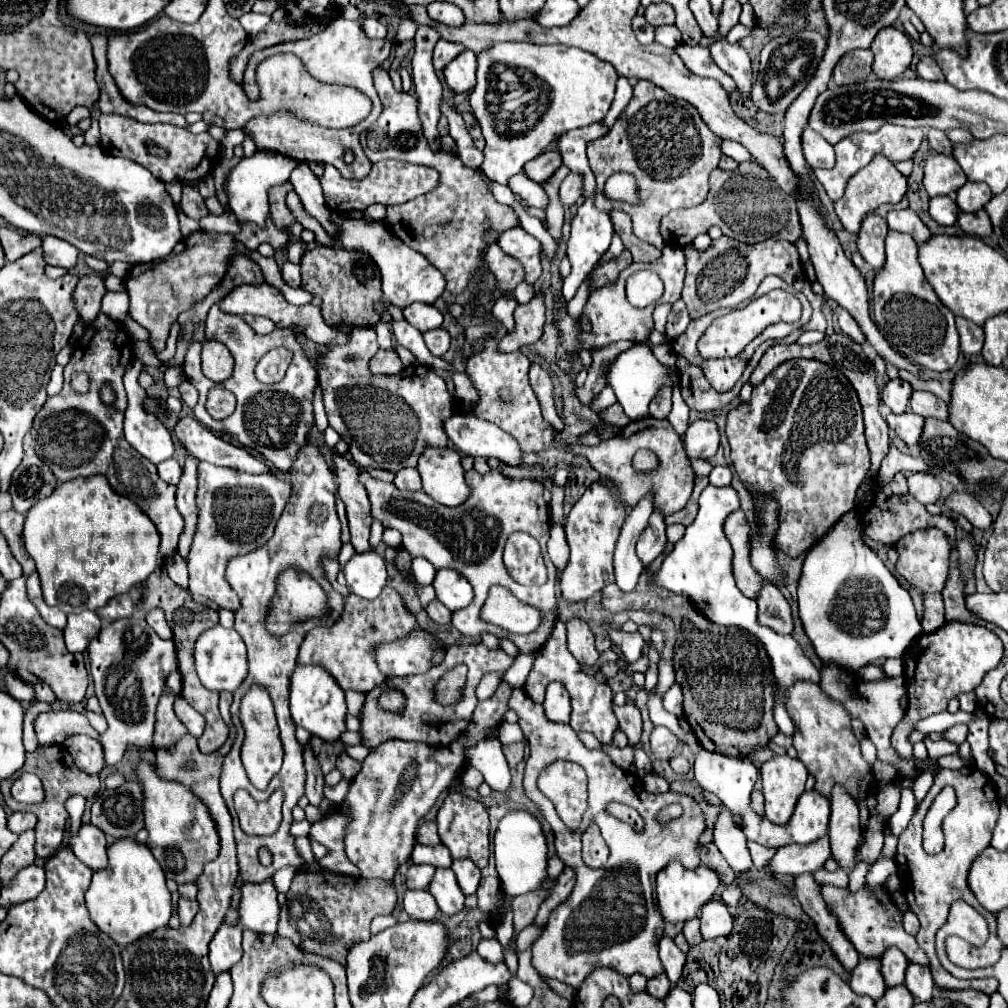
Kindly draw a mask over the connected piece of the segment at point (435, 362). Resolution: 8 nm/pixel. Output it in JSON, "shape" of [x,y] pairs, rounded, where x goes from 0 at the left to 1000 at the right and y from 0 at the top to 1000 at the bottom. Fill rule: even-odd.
{"shape":[[[393,316],[388,318],[388,324],[392,338],[395,338],[397,342],[401,342],[401,344],[405,344],[413,352],[415,360],[431,364],[431,366],[448,366],[446,360],[442,360],[440,356],[435,356],[435,354],[427,352],[427,348],[421,342],[419,330],[415,326],[407,324],[407,320]]]}

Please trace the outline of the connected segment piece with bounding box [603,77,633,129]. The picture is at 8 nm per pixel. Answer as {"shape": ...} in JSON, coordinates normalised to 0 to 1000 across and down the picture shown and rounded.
{"shape":[[[614,76],[611,82],[611,98],[609,98],[609,104],[607,104],[607,108],[603,110],[603,114],[601,114],[598,119],[598,123],[603,128],[606,128],[609,124],[609,120],[615,116],[615,112],[619,110],[627,94],[627,82],[625,82],[621,76]]]}

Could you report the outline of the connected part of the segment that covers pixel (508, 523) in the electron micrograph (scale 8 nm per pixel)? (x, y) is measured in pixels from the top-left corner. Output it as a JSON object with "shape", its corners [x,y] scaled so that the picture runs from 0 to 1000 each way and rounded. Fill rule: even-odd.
{"shape":[[[462,467],[462,479],[466,481],[466,493],[446,505],[433,501],[431,495],[423,493],[419,487],[397,487],[389,479],[381,479],[369,473],[361,475],[367,499],[369,499],[369,513],[375,515],[383,525],[395,525],[399,529],[399,541],[409,553],[423,553],[431,563],[442,563],[458,568],[464,578],[470,582],[470,596],[460,602],[458,606],[448,608],[448,620],[460,628],[460,630],[476,630],[478,626],[490,628],[492,632],[504,632],[506,636],[512,638],[514,648],[528,648],[534,644],[534,640],[540,640],[540,636],[546,632],[548,620],[550,620],[550,610],[548,606],[552,604],[552,586],[550,586],[550,574],[552,574],[552,563],[548,561],[543,547],[543,538],[546,531],[546,513],[544,513],[544,499],[538,495],[540,481],[534,477],[518,475],[502,475],[494,467],[484,467],[482,471],[468,467]],[[520,527],[528,531],[536,540],[539,555],[543,563],[544,573],[540,580],[530,580],[530,582],[518,582],[514,580],[502,566],[498,559],[498,545],[502,535],[512,529]],[[488,580],[498,580],[508,586],[510,592],[514,592],[518,598],[532,600],[542,608],[540,618],[534,622],[527,630],[512,630],[512,628],[502,628],[502,624],[496,624],[494,620],[486,620],[478,616],[476,604],[484,592],[484,586]]]}

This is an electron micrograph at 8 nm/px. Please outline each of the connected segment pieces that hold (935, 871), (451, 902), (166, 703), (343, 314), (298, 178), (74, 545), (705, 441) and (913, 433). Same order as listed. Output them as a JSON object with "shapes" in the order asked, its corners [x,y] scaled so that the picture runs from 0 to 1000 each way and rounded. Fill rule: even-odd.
{"shapes":[[[[933,763],[931,769],[927,771],[927,777],[921,785],[921,789],[915,793],[915,797],[911,799],[911,805],[907,807],[905,814],[901,816],[901,820],[893,826],[893,834],[891,834],[891,846],[889,846],[889,858],[891,858],[891,870],[893,870],[893,882],[899,888],[901,900],[903,904],[913,912],[913,924],[909,928],[911,938],[915,939],[915,943],[921,947],[923,953],[923,961],[927,967],[927,975],[933,981],[970,981],[978,987],[984,987],[990,979],[990,973],[986,971],[950,971],[946,973],[946,967],[938,965],[938,961],[935,961],[931,949],[929,949],[929,941],[927,941],[927,928],[929,924],[937,918],[942,896],[948,892],[958,894],[960,898],[964,898],[978,914],[980,914],[981,929],[976,939],[962,939],[958,938],[954,932],[950,930],[942,930],[938,934],[938,941],[940,941],[940,949],[944,955],[952,957],[952,959],[982,959],[992,951],[992,943],[996,941],[993,934],[988,930],[988,908],[980,906],[966,890],[966,886],[960,880],[960,862],[964,858],[964,854],[974,846],[974,842],[978,842],[982,838],[982,830],[984,830],[984,822],[990,814],[992,809],[992,799],[990,799],[990,789],[988,789],[988,781],[984,777],[982,771],[978,771],[976,767],[972,767],[970,763]],[[933,779],[944,779],[948,783],[950,789],[950,799],[948,803],[942,805],[942,809],[938,811],[938,840],[935,846],[931,848],[921,848],[915,842],[915,813],[921,805],[921,799],[925,797],[927,789],[935,783]]],[[[433,862],[427,874],[427,886],[440,908],[450,908],[460,902],[460,886],[456,884],[448,862]]],[[[163,686],[157,695],[155,721],[153,721],[153,743],[167,743],[169,739],[179,735],[187,727],[187,723],[183,721],[183,717],[175,711],[171,703],[175,691],[177,689],[173,686]]],[[[310,245],[300,255],[300,287],[310,291],[312,295],[319,297],[319,314],[325,322],[333,324],[337,320],[341,322],[353,322],[353,324],[365,324],[375,320],[375,311],[369,307],[369,299],[379,297],[377,287],[377,271],[369,257],[361,251],[343,249],[339,245]]],[[[304,162],[296,164],[292,168],[292,172],[288,174],[288,182],[292,184],[292,189],[296,191],[302,207],[315,217],[315,221],[323,227],[323,231],[327,235],[335,235],[333,227],[335,223],[327,221],[327,207],[321,201],[321,193],[319,193],[319,186],[315,176],[308,170],[308,166]]],[[[101,471],[58,479],[50,493],[44,493],[26,509],[22,531],[26,547],[36,559],[46,600],[58,602],[63,608],[101,604],[111,592],[127,588],[135,578],[143,576],[157,561],[157,525],[153,525],[149,513],[145,513],[133,497],[113,489]]],[[[692,416],[685,420],[681,428],[681,451],[683,453],[704,455],[706,451],[710,451],[712,441],[714,441],[714,430],[708,418]]],[[[899,408],[899,410],[893,410],[893,412],[887,412],[883,410],[879,414],[879,420],[885,428],[889,428],[889,432],[899,439],[899,441],[909,441],[911,436],[913,436],[913,430],[915,430],[915,424],[917,424],[917,416],[907,412],[905,408]]]]}

